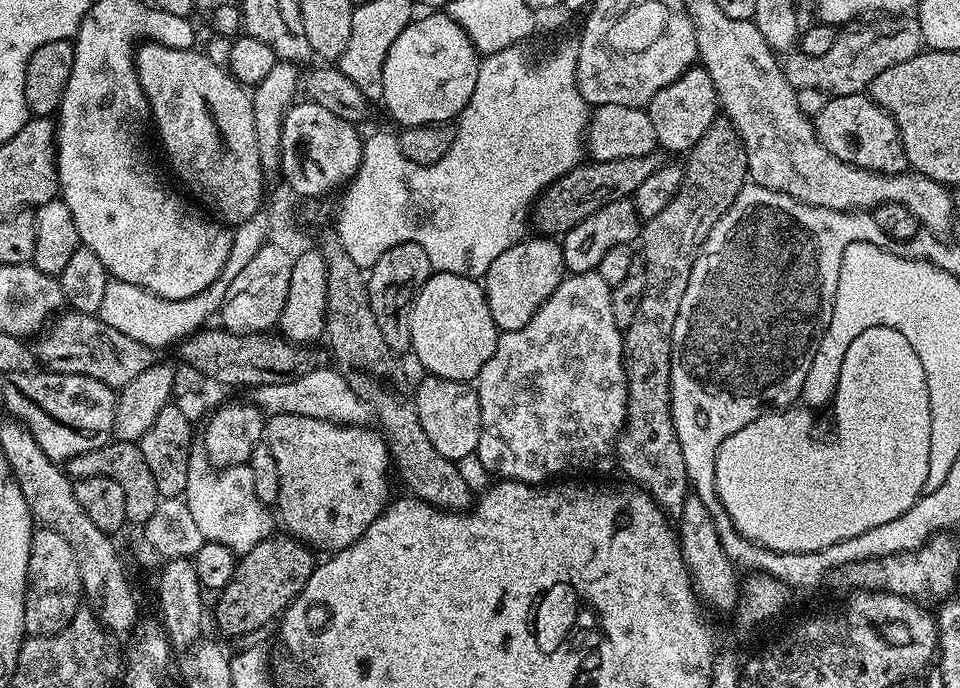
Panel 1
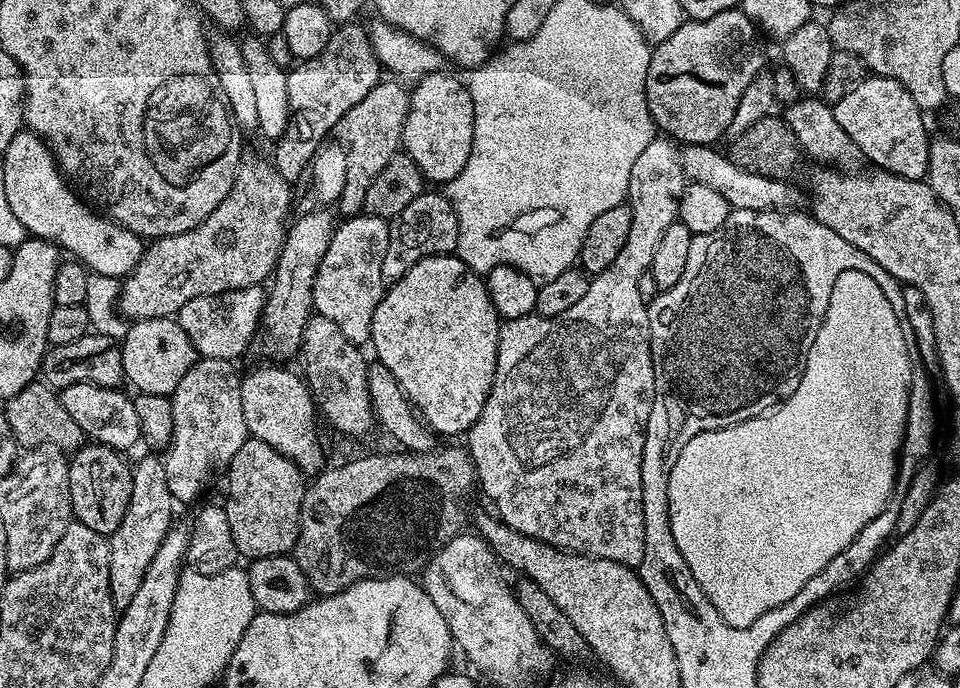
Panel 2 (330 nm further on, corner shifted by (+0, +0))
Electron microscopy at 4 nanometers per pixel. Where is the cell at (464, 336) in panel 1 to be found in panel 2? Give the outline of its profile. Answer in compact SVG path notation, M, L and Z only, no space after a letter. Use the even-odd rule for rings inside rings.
M455 254L431 256L415 264L398 283L391 285L385 291L384 296L378 302L378 310L374 310L370 348L376 351L375 359L379 364L386 366L386 370L390 370L390 374L394 374L394 378L400 384L400 387L404 389L404 395L418 409L419 415L423 418L427 427L436 434L441 432L444 436L456 436L459 432L460 435L467 433L468 429L471 428L478 418L478 414L482 414L482 406L492 389L494 374L496 373L496 355L498 354L498 338L500 337L501 323L502 318L494 310L494 306L488 297L487 283L481 279L473 268L468 268L466 262L462 262L459 256Z

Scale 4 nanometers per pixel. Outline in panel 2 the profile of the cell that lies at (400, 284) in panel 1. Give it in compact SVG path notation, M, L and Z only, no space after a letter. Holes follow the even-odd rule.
M431 190L420 193L402 214L392 217L388 226L386 258L382 258L382 278L385 285L398 283L415 264L431 256L446 256L455 253L460 223L454 214L454 206L447 195Z

